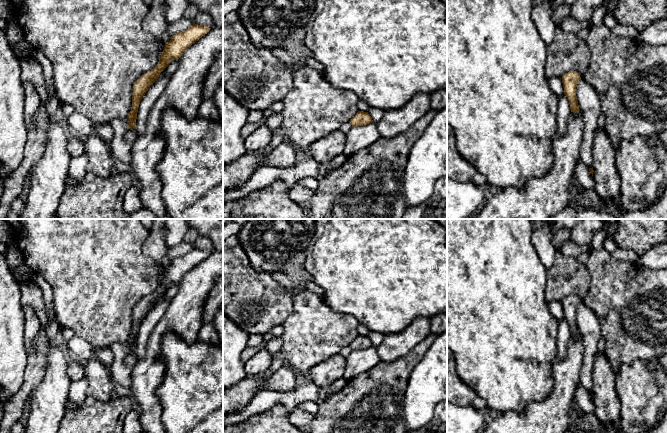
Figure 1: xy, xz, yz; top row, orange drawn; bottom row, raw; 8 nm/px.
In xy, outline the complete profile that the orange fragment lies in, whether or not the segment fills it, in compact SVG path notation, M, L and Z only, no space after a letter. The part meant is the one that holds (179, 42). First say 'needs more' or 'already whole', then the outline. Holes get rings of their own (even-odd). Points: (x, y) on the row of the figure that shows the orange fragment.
already whole; M194 23L187 30L171 36L171 40L169 42L165 42L165 47L162 55L159 56L158 64L150 72L142 75L133 84L132 107L127 116L129 121L127 130L129 128L136 128L137 111L140 101L148 91L149 87L157 81L160 73L164 71L172 60L179 59L188 47L198 41L209 31L209 27Z

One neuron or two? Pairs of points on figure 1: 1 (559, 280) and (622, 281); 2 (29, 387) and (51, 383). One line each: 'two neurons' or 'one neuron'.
1: two neurons
2: two neurons

